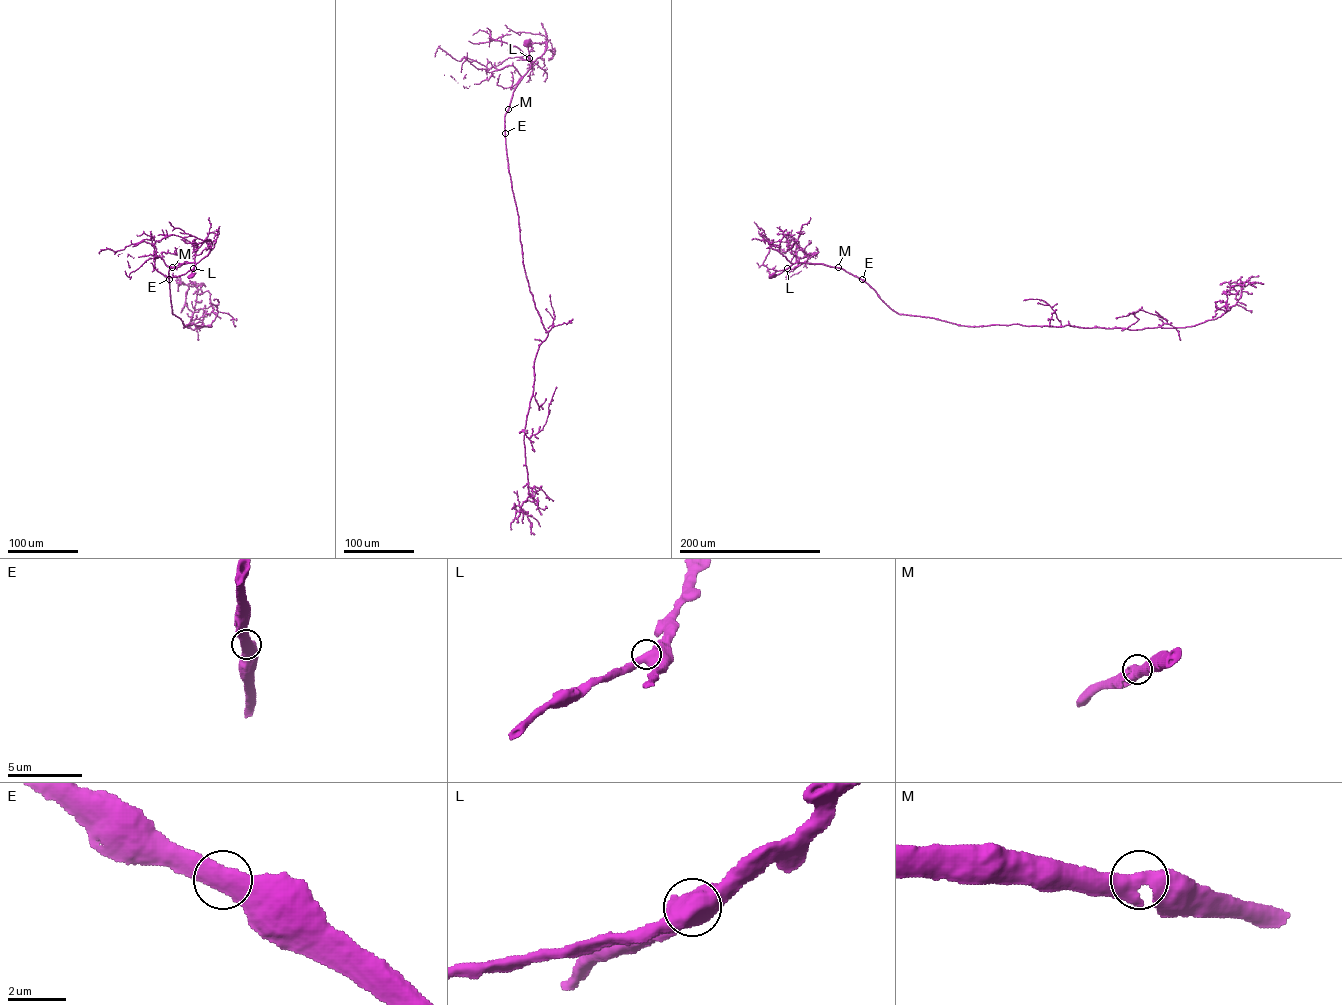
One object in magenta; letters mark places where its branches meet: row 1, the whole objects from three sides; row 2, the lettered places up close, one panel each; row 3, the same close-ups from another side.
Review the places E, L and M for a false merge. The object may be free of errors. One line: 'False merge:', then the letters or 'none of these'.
False merge: none of these

